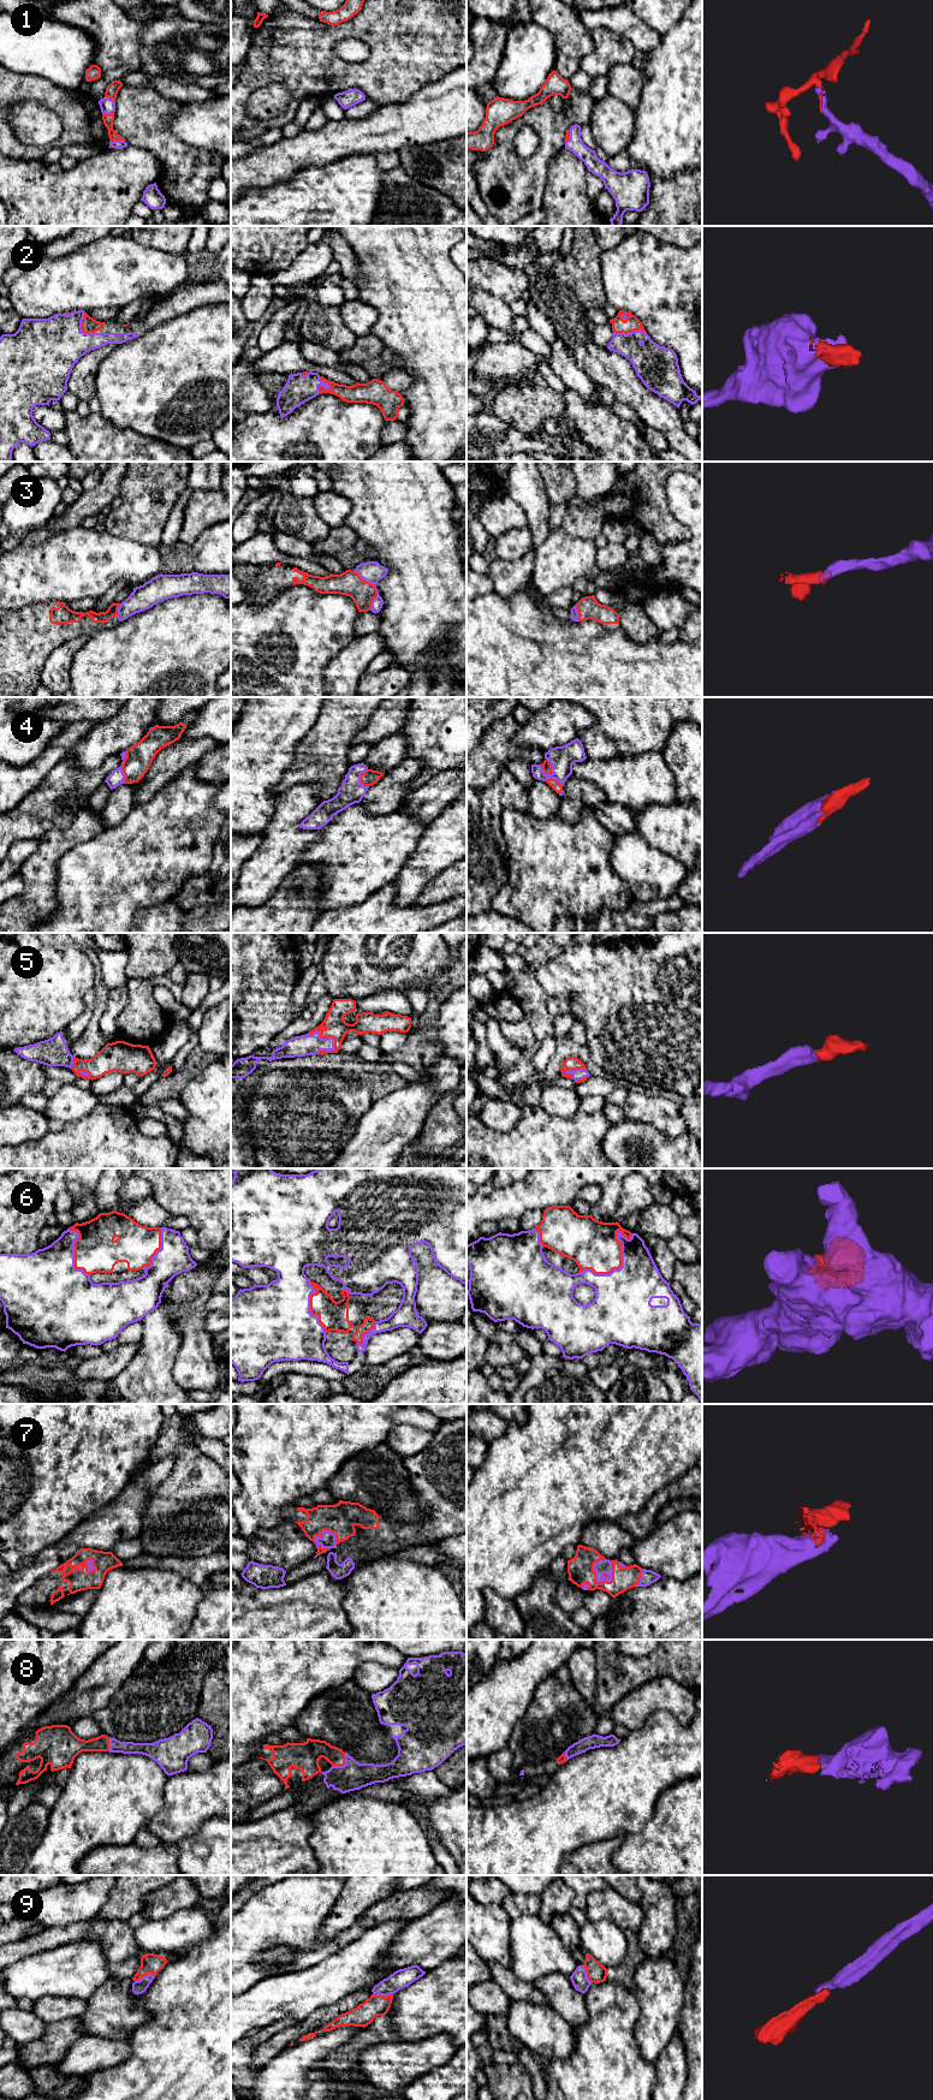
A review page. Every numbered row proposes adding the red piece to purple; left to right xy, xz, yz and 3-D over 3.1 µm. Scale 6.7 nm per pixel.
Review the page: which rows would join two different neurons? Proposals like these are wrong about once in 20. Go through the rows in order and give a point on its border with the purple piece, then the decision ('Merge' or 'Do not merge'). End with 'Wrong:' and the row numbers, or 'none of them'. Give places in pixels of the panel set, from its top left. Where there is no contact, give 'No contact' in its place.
1: Touches purple at xy (117, 141). Merge
2: Touches purple at xy (81, 326). Merge
3: Touches purple at xz (375, 587). Merge
4: Touches purple at xy (120, 767). Merge
5: Touches purple at xz (324, 1039). Merge
6: Touches purple at yz (622, 1262). Merge
7: Touches purple at yz (611, 1576). Merge
8: Touches purple at xz (344, 1765). Merge
9: Touches purple at xy (144, 1976). Merge
Wrong: none of them

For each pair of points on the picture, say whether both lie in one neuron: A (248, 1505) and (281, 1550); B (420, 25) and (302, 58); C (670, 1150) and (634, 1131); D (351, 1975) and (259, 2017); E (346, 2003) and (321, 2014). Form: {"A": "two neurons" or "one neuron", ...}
{"A": "two neurons", "B": "one neuron", "C": "one neuron", "D": "one neuron", "E": "one neuron"}

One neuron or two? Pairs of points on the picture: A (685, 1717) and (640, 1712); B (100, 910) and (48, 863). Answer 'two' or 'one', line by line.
A: one
B: two

